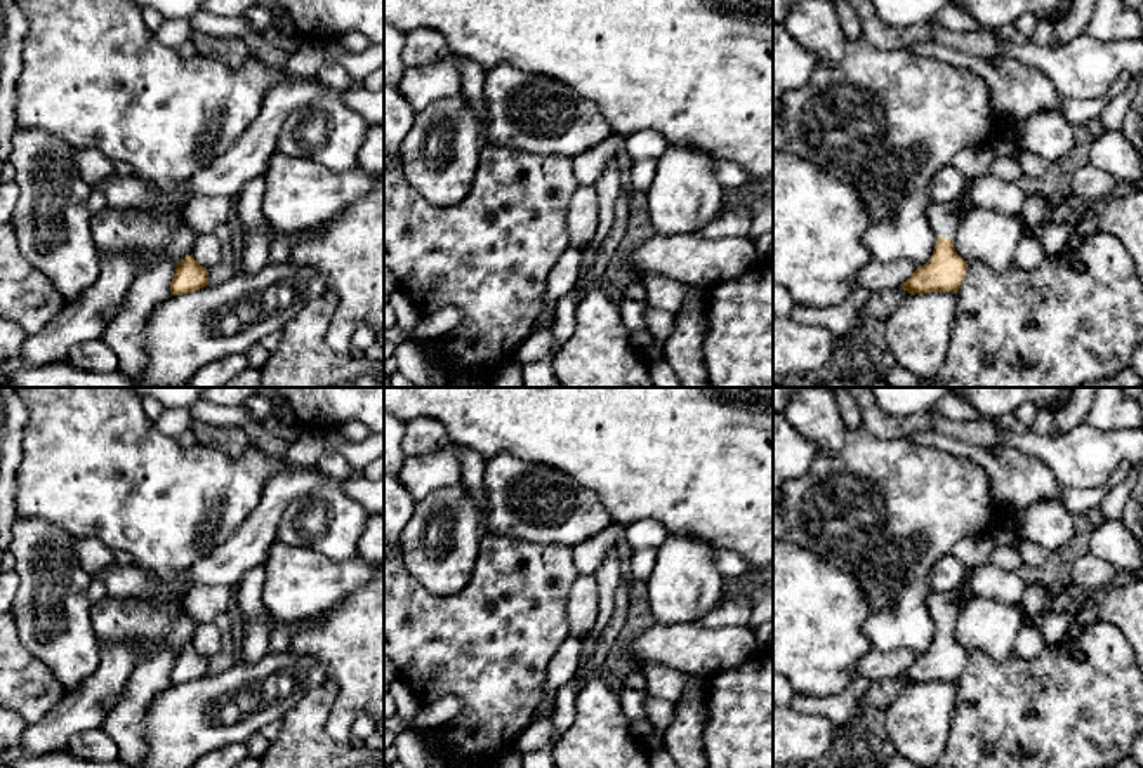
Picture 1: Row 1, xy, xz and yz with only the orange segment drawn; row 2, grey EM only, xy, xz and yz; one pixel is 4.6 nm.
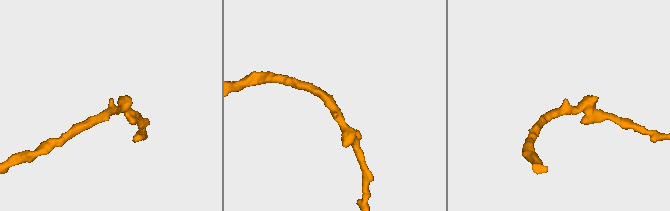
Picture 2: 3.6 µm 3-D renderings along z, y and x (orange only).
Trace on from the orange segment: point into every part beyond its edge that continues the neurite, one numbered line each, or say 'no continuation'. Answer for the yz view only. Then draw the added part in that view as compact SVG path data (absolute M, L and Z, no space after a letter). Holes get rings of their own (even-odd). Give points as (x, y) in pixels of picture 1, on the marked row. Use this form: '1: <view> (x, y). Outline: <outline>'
1: yz (944, 218). Outline: M966 179L964 191L954 202L936 203L931 200L928 203L926 215L931 224L931 229L938 238L945 236L948 240L954 240L955 231L959 228L959 210L962 207L971 207L969 188L971 188L971 179Z

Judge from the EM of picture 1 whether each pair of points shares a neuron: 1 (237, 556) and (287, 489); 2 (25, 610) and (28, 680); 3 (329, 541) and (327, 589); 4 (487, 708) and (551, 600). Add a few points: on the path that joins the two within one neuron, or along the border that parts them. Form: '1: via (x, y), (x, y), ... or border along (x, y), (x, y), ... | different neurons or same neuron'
1: via (251, 539), (271, 506) | same neuron
2: border along (18, 631), (23, 643), (56, 676) | different neurons
3: border along (289, 546), (308, 546), (336, 560), (356, 556) | different neurons
4: via (499, 681), (499, 652), (525, 626) | same neuron

